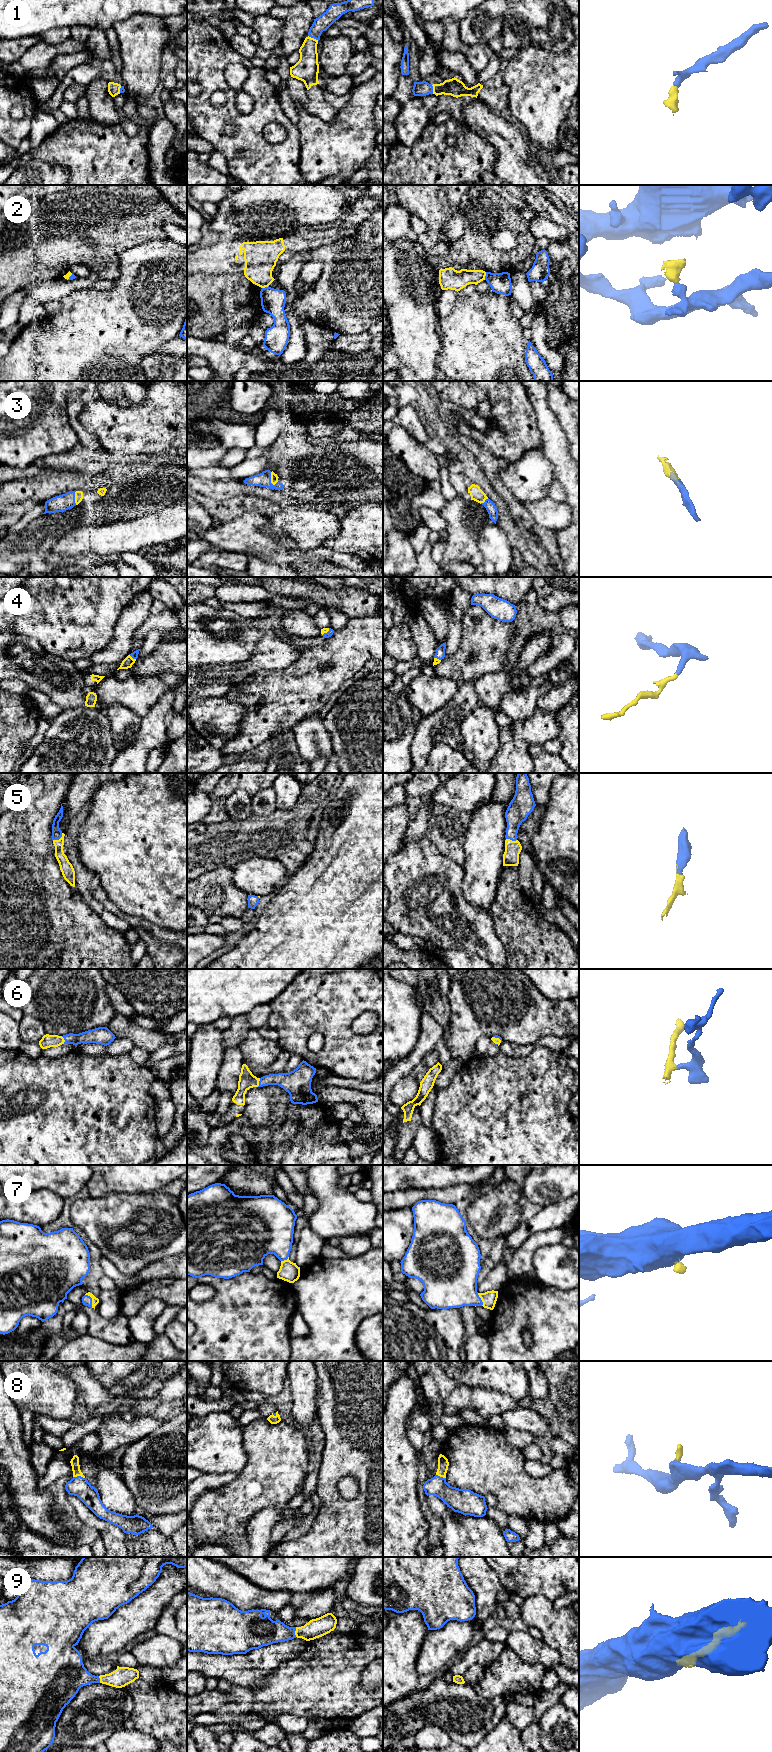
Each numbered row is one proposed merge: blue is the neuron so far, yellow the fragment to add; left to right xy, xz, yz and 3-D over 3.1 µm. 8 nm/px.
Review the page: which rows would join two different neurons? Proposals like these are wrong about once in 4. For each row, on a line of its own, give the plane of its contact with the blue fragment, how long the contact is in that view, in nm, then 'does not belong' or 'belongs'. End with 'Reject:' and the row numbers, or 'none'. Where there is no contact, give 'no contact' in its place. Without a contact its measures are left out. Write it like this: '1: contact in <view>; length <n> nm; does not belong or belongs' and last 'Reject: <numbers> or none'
1: contact in xz; length 100 nm; belongs
2: contact in yz; length 70 nm; does not belong
3: contact in xz; length 120 nm; belongs
4: contact in xz; length 90 nm; belongs
5: contact in xy; length 100 nm; belongs
6: contact in xz; length 80 nm; belongs
7: contact in xy; length 120 nm; belongs
8: contact in xy; length 100 nm; belongs
9: contact in xz; length 80 nm; belongs
Reject: 2

